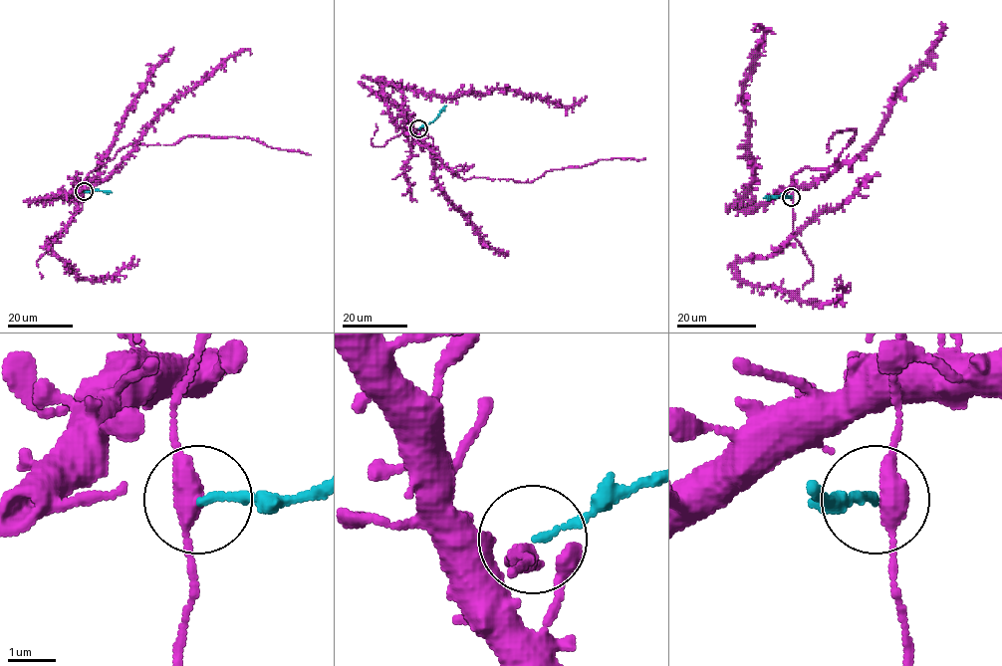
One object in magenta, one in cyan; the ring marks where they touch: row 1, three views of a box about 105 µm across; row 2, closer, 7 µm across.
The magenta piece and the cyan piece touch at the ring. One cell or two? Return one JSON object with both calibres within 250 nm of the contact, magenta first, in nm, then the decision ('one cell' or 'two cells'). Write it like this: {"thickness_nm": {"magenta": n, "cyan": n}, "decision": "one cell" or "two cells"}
{"thickness_nm": {"magenta": 380, "cyan": 140}, "decision": "two cells"}

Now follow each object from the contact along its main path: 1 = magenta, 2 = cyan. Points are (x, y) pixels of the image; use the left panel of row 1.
1: (84, 192), (79, 184), (64, 196), (25, 201), (102, 183), (164, 109), (230, 57), (248, 50), (250, 55)
2: (84, 192), (96, 189), (111, 192)

